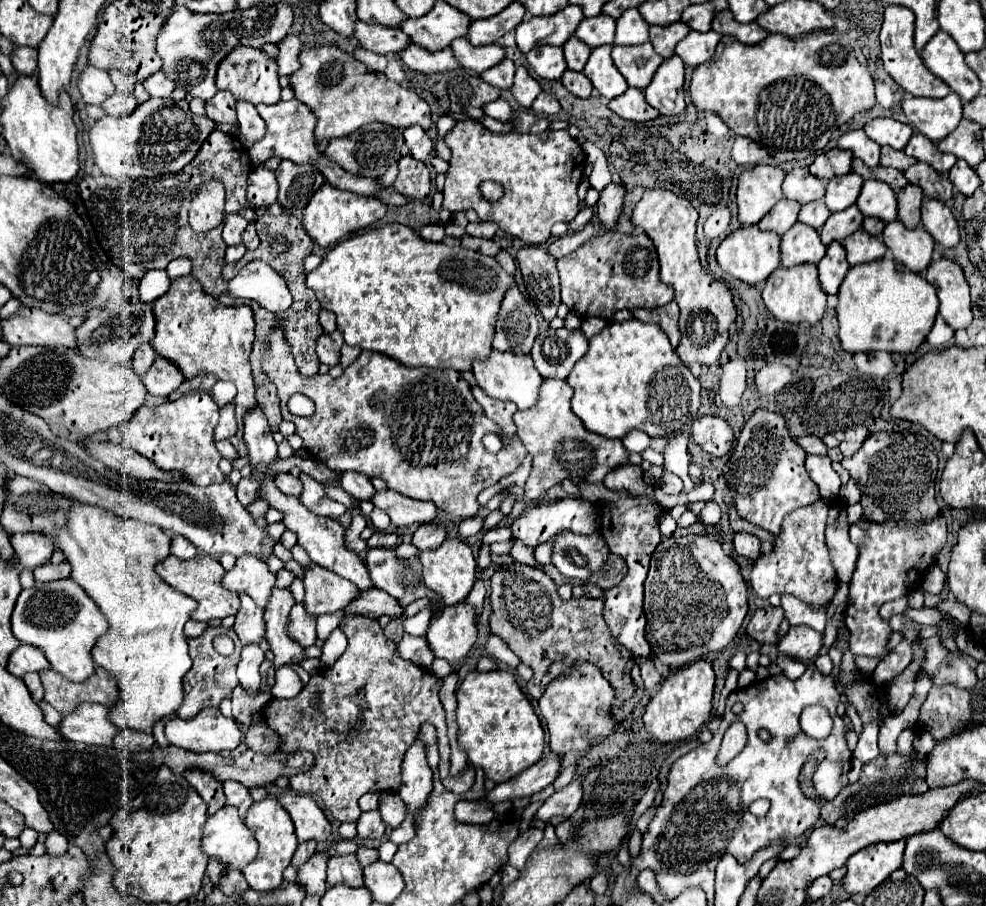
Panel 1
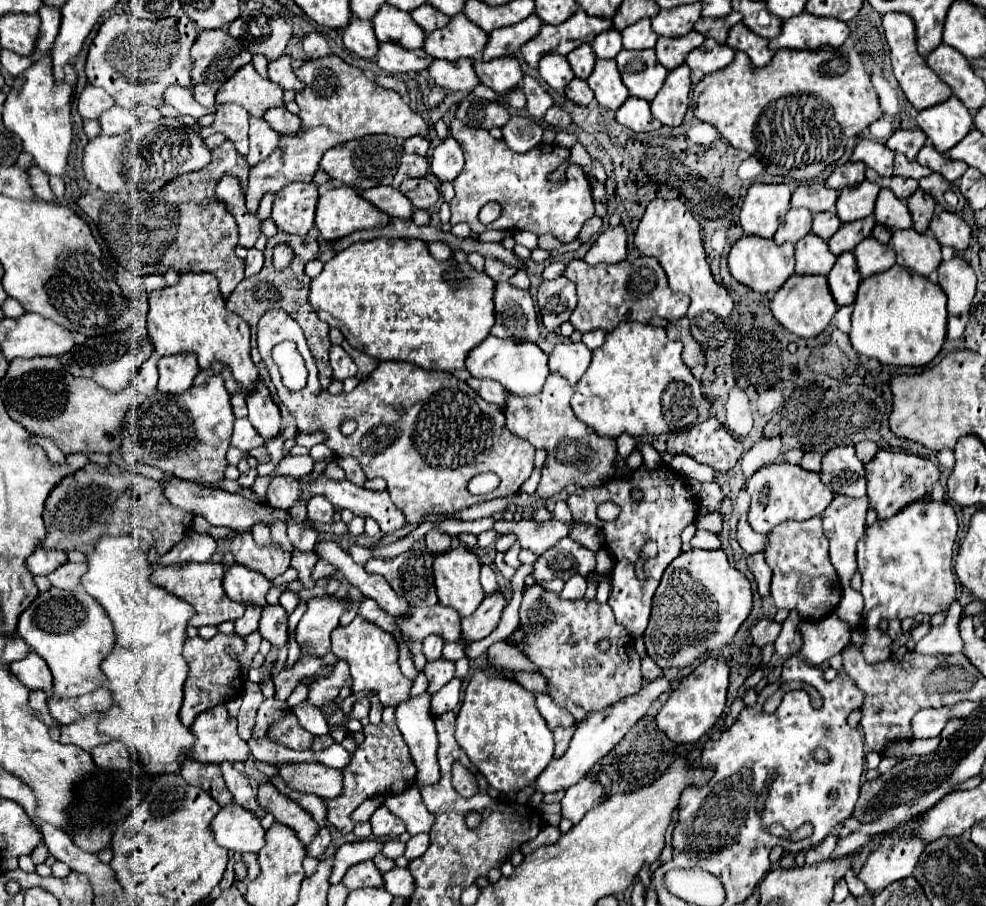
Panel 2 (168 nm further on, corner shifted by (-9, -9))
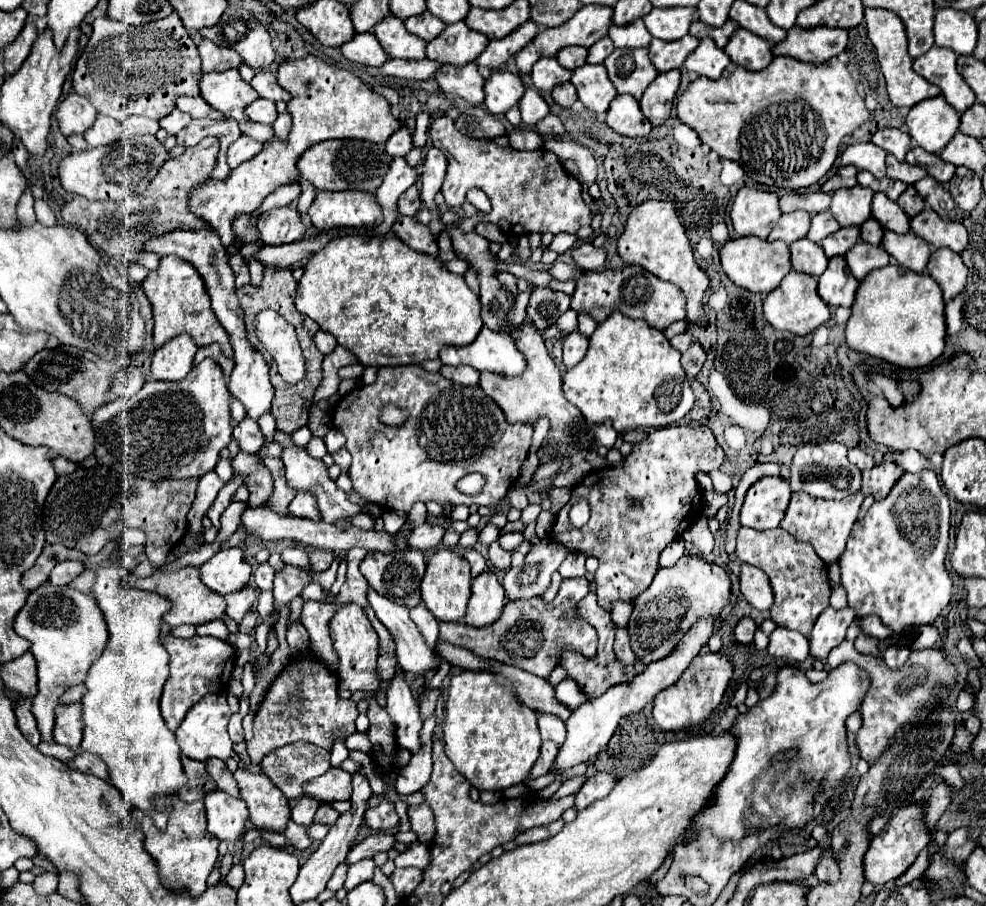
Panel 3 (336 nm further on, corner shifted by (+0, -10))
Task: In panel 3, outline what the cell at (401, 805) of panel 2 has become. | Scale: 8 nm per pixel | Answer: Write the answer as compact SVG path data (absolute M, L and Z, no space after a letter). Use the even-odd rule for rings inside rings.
M426 803L418 807L410 807L408 815L410 815L412 831L418 833L418 839L422 843L430 843L434 839L434 813L430 811L430 807L426 807Z

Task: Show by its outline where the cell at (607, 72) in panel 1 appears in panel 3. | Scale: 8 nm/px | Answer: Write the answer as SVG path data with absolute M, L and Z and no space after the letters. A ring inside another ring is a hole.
M582 65L578 69L574 69L572 73L572 85L576 87L578 99L592 109L594 113L604 113L610 107L610 101L618 95L614 91L614 85L610 83L608 75L606 75L606 67L604 65Z

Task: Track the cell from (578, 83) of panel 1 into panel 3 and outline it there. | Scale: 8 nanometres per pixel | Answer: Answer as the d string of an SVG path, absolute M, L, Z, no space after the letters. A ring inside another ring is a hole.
M562 83L552 89L552 99L562 107L570 107L578 97L576 97L576 89L572 83Z

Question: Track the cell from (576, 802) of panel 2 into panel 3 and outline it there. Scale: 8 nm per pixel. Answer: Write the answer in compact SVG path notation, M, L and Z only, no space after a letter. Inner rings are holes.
M600 771L600 773L592 775L590 779L586 779L586 783L582 785L582 789L576 793L576 809L582 811L592 801L606 797L612 791L614 785L616 785L616 775L614 773Z

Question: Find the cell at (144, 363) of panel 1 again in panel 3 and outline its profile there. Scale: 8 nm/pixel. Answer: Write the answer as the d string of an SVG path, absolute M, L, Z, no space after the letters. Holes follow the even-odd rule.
M134 365L120 369L116 373L116 379L110 385L110 391L118 397L132 397L140 391L140 387L144 385L144 375L140 369L136 369Z

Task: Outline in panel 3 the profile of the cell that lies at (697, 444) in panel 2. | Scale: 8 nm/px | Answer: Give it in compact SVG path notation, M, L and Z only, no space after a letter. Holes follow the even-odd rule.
M664 427L650 431L644 441L634 443L632 453L624 457L622 465L590 471L572 487L572 497L556 515L550 537L570 547L570 551L600 561L594 583L598 603L606 611L618 599L632 601L650 587L662 549L680 537L696 517L702 517L704 499L696 475L710 473L722 463L724 451L718 447L710 427ZM578 497L584 497L592 509L588 523L580 529L568 521L568 511Z

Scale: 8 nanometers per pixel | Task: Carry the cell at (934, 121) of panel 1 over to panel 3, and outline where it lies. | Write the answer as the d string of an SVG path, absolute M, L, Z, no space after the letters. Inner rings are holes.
M942 95L920 101L906 117L910 137L926 151L940 153L960 125L958 111Z

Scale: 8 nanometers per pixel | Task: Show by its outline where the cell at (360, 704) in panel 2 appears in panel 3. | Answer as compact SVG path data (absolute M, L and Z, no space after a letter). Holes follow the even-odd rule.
M314 655L290 659L266 691L254 715L254 739L248 743L250 761L260 763L266 753L296 741L308 741L330 751L336 739L346 739L356 731L356 717L356 701L338 697L338 675L332 669Z

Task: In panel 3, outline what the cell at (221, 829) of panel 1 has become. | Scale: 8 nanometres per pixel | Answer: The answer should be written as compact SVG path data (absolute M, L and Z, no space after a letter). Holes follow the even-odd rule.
M214 789L204 795L204 807L208 831L214 837L230 843L236 843L242 837L248 819L248 807L242 799L230 797L224 791Z

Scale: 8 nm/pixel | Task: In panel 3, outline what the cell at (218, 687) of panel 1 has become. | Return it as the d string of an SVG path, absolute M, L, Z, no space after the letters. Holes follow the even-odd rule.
M162 635L162 645L170 655L170 675L162 689L160 711L166 721L166 727L174 731L194 703L198 703L208 693L222 693L228 687L236 663L236 655L234 655L236 651L230 643L222 639L200 637L200 635L194 635L190 639Z

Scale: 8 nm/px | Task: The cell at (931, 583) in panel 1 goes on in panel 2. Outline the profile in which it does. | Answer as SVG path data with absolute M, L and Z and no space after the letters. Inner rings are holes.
M955 600L949 606L947 620L941 626L931 626L929 634L921 638L913 652L919 654L965 654L965 642L959 636L957 624L961 620L961 604Z

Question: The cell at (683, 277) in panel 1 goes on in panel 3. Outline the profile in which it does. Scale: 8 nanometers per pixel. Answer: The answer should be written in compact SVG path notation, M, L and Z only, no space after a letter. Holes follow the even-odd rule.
M646 201L638 207L634 207L628 215L628 221L624 225L624 233L618 237L616 243L618 255L630 263L640 265L642 269L654 273L662 281L674 283L684 295L686 295L686 311L690 323L706 323L706 313L702 307L704 291L708 289L708 277L694 261L692 245L686 237L686 231L682 223L678 221L676 209L672 203L666 201Z

